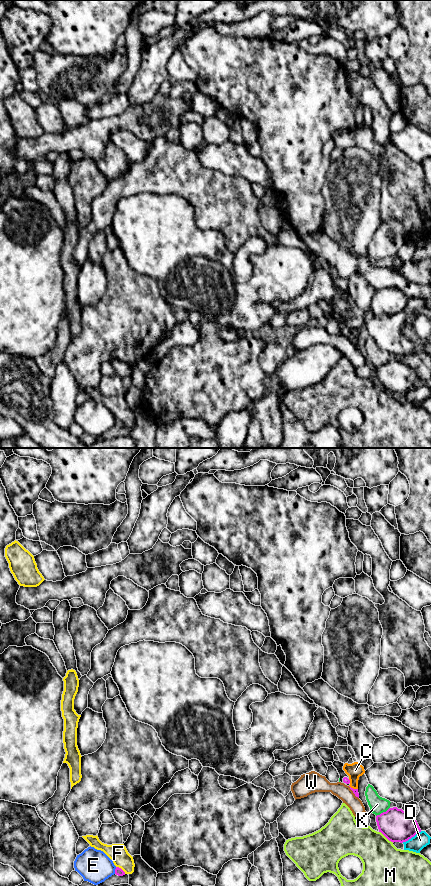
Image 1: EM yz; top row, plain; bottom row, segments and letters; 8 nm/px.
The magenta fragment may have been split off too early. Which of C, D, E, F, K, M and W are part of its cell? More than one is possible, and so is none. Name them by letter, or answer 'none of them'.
none of them

